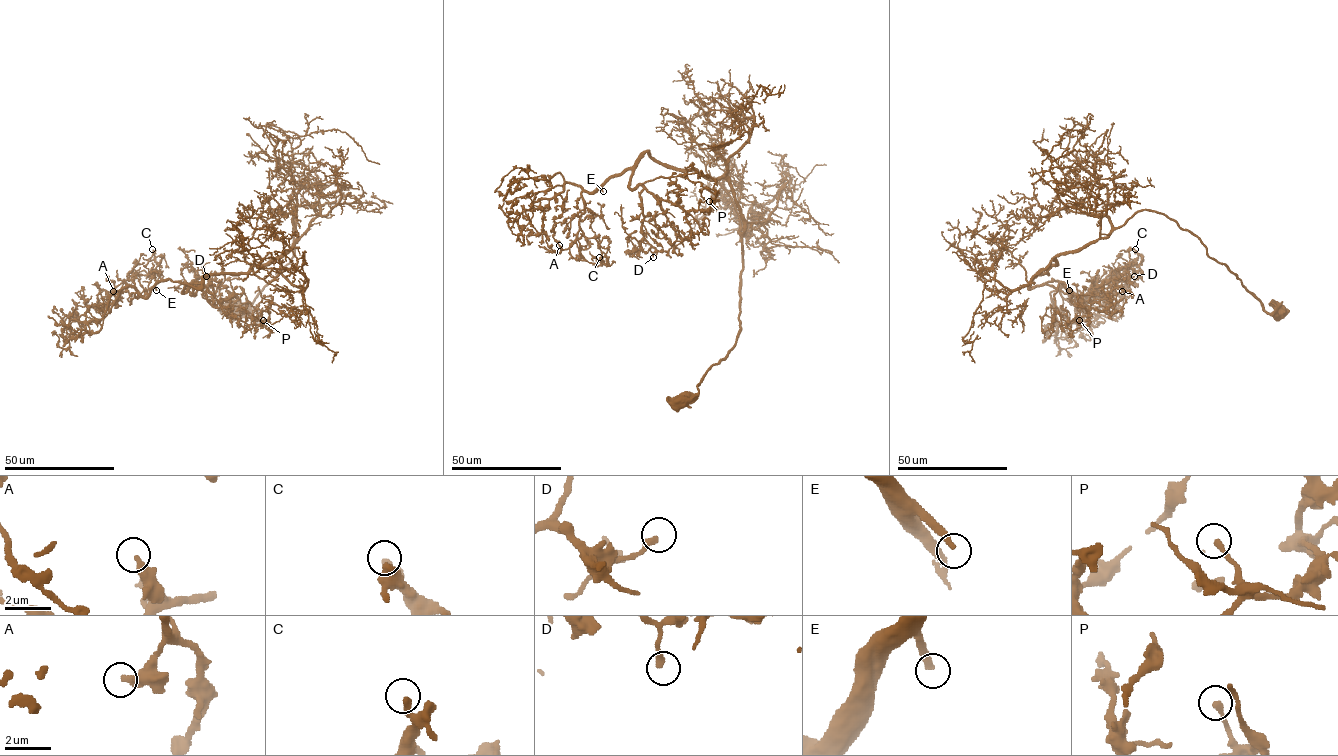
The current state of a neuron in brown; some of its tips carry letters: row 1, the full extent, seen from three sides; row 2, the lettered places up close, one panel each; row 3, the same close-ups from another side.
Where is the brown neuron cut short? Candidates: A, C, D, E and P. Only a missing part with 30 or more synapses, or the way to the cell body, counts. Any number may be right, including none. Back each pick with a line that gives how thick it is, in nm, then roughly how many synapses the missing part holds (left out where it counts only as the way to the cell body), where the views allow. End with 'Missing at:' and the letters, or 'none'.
E: 280 nm | 250 syn
Missing at: E

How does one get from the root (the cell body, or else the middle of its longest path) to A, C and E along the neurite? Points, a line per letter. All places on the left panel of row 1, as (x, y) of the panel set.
A: (234, 314), (289, 262), (296, 210), (297, 238), (264, 265), (113, 291)
C: (234, 314), (289, 262), (296, 210), (297, 238), (274, 260), (137, 297), (152, 249)
E: (234, 314), (252, 313), (289, 262), (296, 210), (297, 238), (274, 260), (156, 290)

